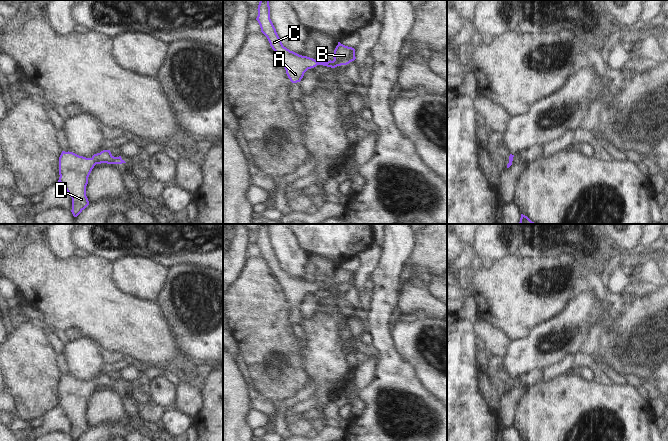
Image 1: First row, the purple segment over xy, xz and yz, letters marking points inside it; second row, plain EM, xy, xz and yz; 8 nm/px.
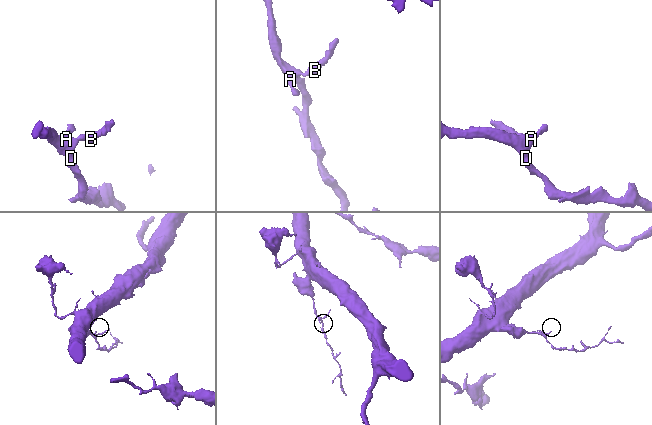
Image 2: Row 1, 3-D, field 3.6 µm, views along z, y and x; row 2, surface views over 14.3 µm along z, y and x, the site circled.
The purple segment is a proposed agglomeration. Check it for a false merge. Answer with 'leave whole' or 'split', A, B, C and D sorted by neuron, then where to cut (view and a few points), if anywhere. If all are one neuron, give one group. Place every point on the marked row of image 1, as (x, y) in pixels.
leave whole | A B C D | no cut

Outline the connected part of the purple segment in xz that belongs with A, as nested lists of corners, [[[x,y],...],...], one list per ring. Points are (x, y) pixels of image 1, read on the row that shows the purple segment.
[[[260,0],[258,5],[258,21],[261,32],[267,37],[270,46],[275,51],[276,55],[281,59],[286,74],[292,83],[300,82],[304,76],[304,73],[317,65],[323,65],[331,68],[335,68],[341,65],[347,65],[356,59],[355,49],[345,46],[338,42],[334,53],[333,61],[317,62],[315,59],[299,55],[293,51],[290,51],[283,46],[280,38],[276,32],[276,29],[270,19],[270,6],[269,0]]]

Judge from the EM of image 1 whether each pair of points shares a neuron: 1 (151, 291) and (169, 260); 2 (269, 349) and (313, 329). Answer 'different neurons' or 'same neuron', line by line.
1: different neurons
2: different neurons

